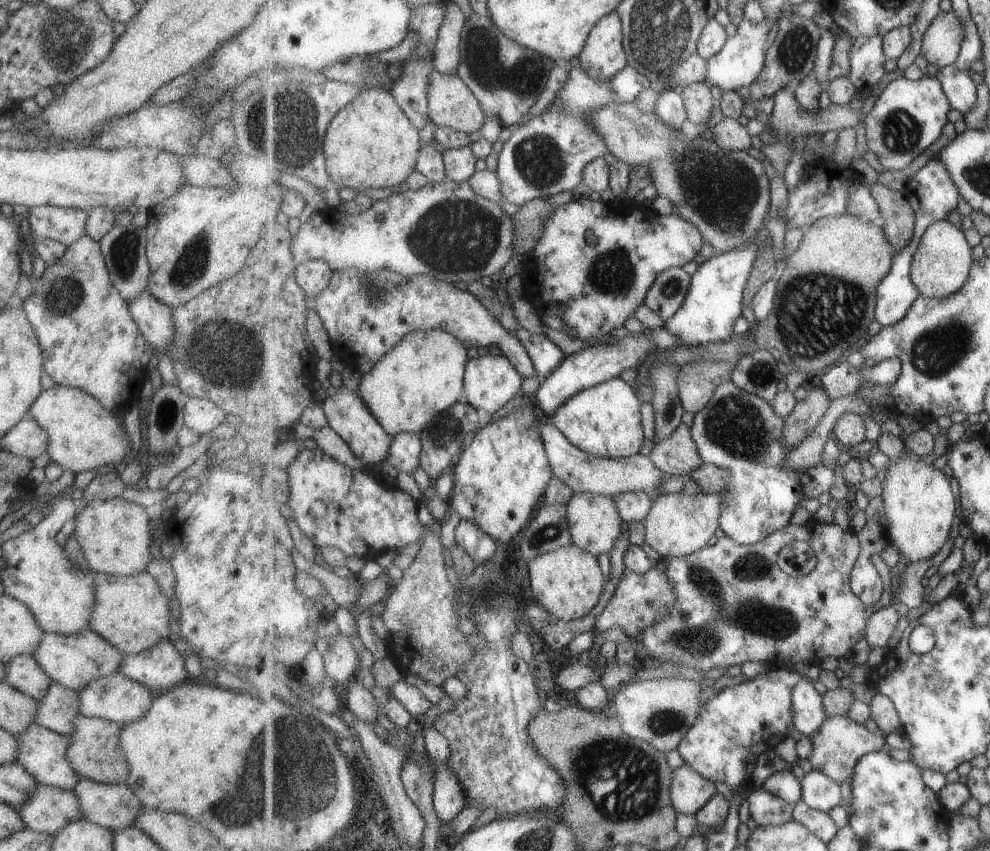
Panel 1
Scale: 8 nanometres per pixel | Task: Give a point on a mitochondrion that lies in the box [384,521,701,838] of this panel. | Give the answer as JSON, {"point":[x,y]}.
{"point":[625,782]}

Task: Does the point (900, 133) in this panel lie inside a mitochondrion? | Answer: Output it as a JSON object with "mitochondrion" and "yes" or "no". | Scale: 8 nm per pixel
{"mitochondrion":"yes"}

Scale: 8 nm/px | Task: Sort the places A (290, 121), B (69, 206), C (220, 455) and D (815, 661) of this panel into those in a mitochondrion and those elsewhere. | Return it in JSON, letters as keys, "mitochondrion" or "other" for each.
{"A":"mitochondrion","B":"other","C":"other","D":"other"}

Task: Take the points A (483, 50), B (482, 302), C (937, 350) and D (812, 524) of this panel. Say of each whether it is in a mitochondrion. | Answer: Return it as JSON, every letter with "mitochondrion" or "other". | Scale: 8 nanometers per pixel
{"A":"mitochondrion","B":"other","C":"mitochondrion","D":"other"}

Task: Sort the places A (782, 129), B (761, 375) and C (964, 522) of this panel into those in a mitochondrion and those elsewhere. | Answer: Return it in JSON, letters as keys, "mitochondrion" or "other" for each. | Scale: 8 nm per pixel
{"A":"other","B":"mitochondrion","C":"other"}

